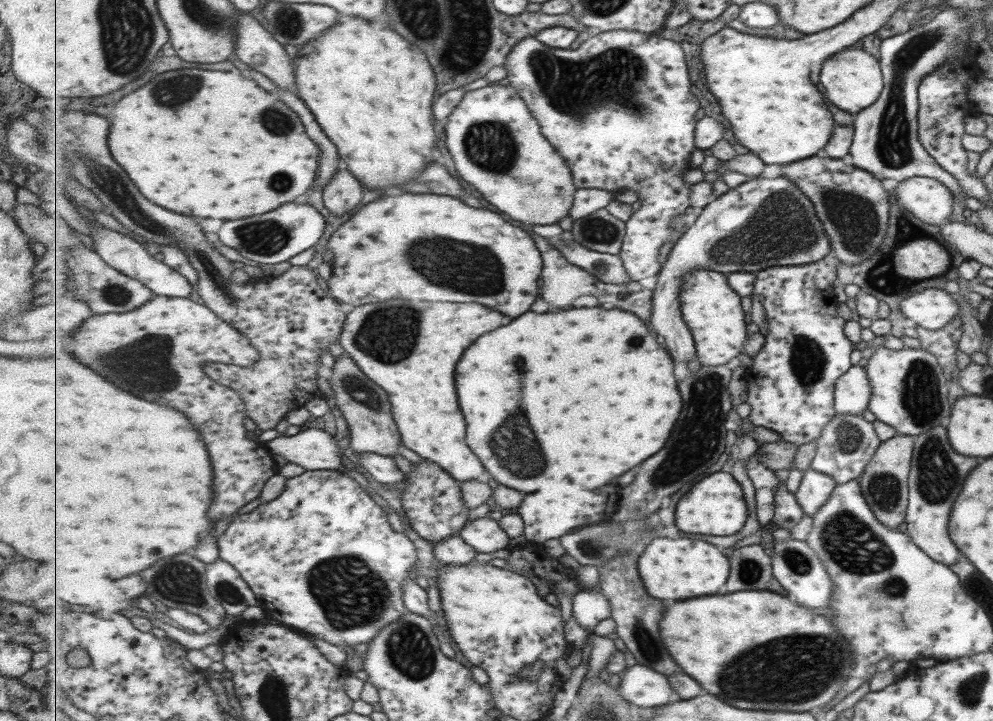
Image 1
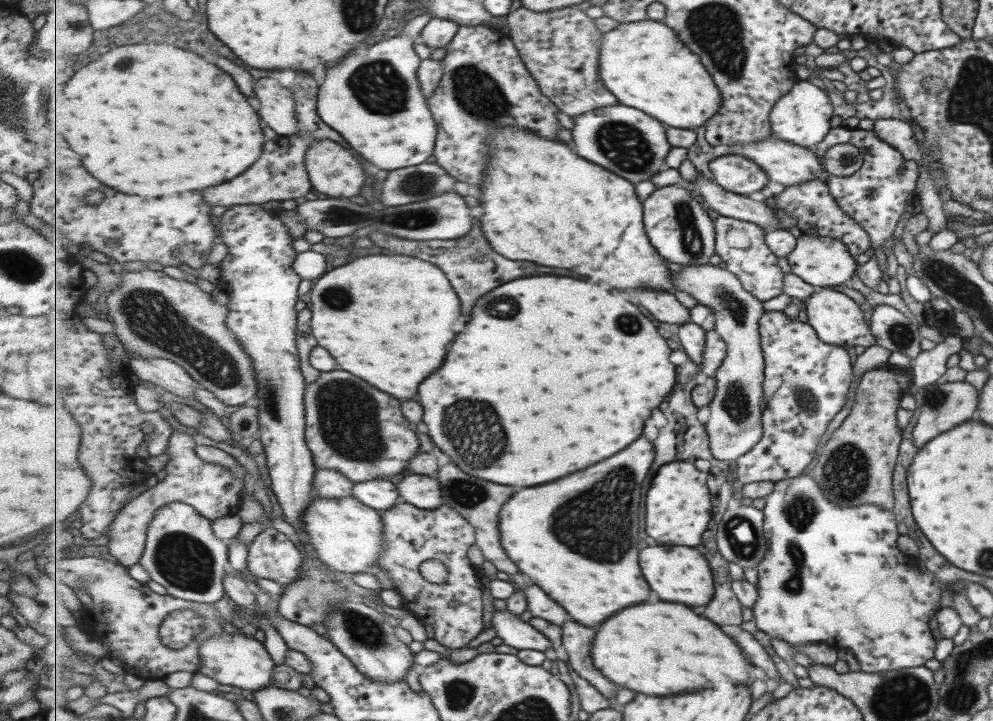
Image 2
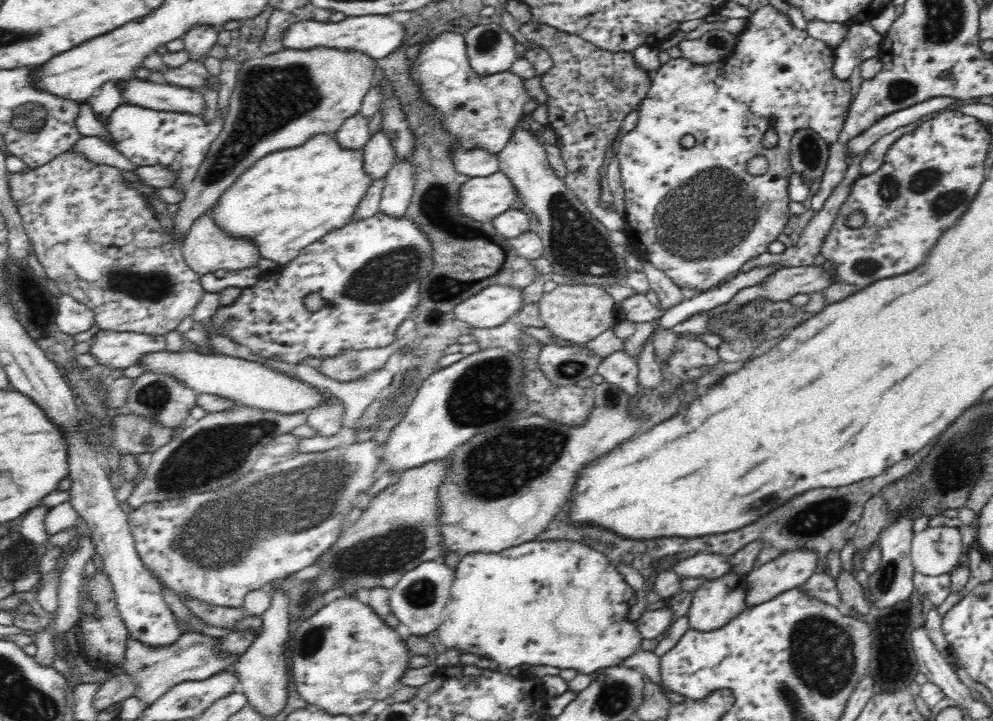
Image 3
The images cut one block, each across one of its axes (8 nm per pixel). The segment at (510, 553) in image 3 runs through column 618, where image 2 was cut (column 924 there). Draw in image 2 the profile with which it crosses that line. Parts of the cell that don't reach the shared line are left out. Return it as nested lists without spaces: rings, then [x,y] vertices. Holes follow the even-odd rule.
[[[810,470],[795,478],[787,478],[776,483],[775,490],[766,499],[764,512],[764,531],[768,540],[768,549],[765,558],[757,566],[758,570],[758,590],[759,598],[754,604],[753,617],[756,619],[757,628],[764,631],[770,638],[781,639],[789,646],[798,648],[807,644],[824,643],[838,649],[851,651],[861,671],[866,673],[878,673],[883,671],[897,670],[900,668],[913,668],[921,666],[926,660],[933,658],[936,640],[931,635],[931,630],[927,625],[927,620],[939,609],[939,586],[936,578],[927,570],[921,576],[899,576],[897,572],[873,572],[873,570],[885,570],[885,568],[899,568],[901,564],[909,564],[907,556],[897,550],[895,540],[897,540],[898,530],[895,515],[889,511],[881,511],[874,505],[860,505],[852,508],[839,508],[833,502],[827,502],[827,498],[821,496],[815,478]]]

